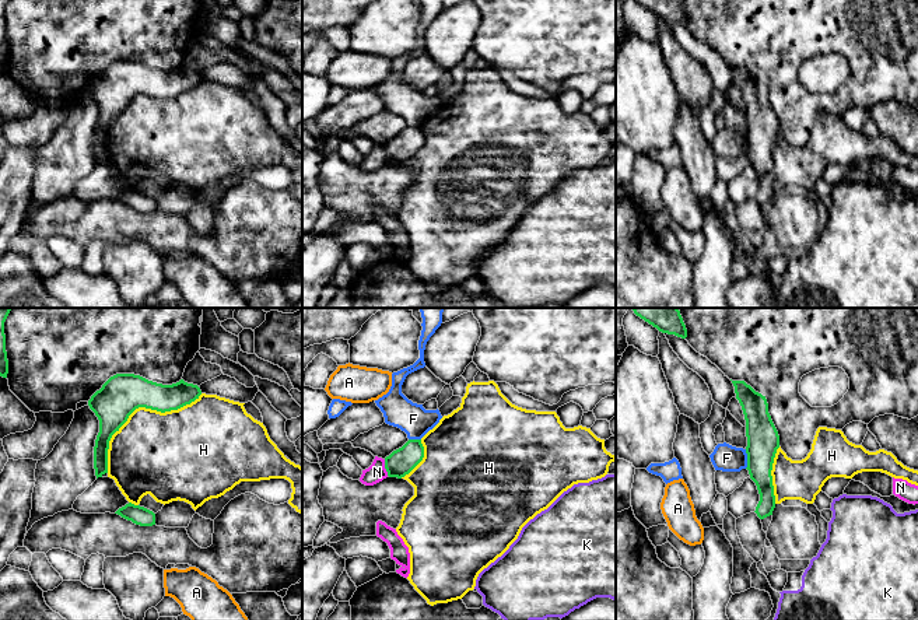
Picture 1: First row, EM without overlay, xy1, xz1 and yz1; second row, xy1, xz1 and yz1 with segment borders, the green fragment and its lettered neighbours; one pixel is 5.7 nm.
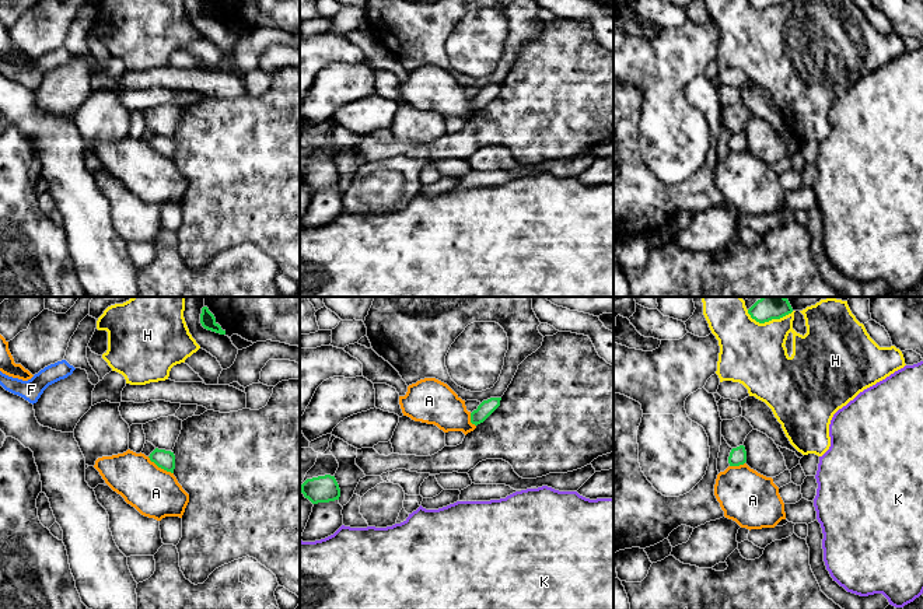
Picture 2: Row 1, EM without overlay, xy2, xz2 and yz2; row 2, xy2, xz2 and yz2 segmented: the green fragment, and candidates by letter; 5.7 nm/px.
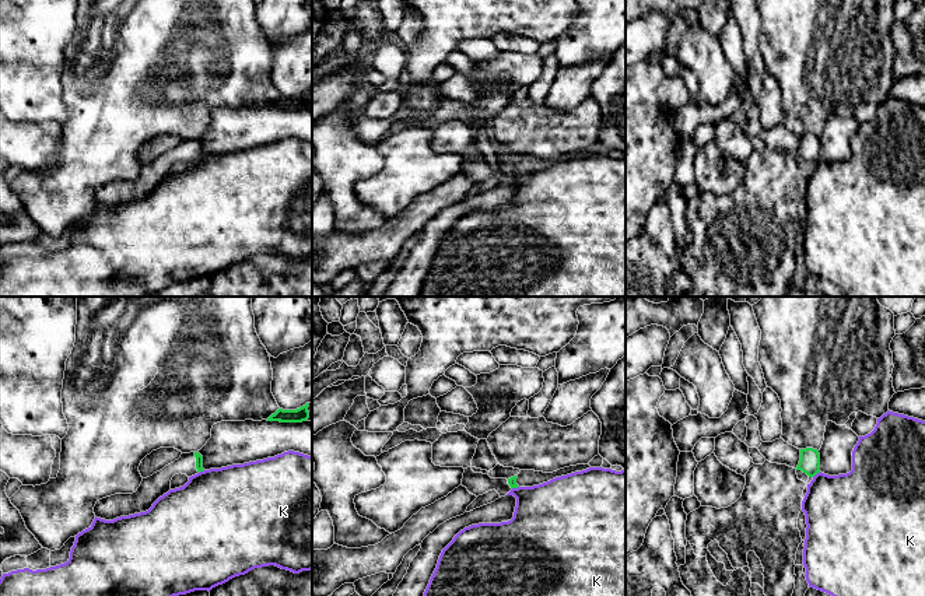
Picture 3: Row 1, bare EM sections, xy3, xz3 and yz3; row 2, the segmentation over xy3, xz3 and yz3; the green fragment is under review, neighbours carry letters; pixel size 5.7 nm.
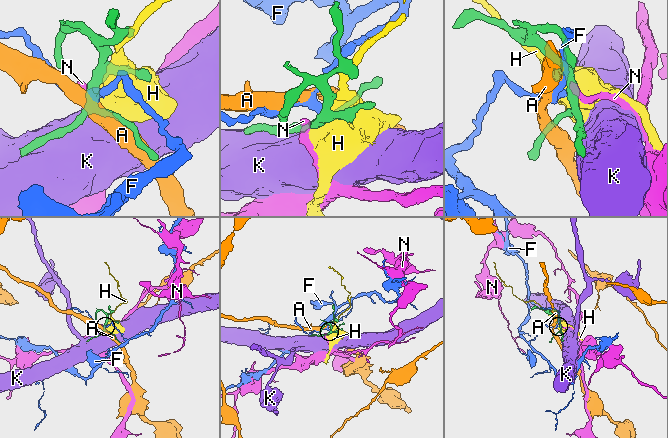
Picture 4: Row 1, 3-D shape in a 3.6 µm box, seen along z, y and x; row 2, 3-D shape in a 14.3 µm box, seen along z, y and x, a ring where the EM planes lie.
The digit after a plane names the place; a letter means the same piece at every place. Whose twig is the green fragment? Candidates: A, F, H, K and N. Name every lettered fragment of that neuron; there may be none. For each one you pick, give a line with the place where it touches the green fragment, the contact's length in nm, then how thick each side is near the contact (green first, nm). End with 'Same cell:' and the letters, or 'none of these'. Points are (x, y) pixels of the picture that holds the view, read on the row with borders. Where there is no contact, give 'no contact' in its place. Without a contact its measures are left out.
Same cell: none of these

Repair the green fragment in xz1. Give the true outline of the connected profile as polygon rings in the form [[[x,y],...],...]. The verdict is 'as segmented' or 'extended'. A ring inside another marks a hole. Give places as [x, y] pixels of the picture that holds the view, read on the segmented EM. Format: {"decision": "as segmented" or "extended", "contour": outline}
{"decision": "as segmented", "contour": [[[409,439],[402,448],[385,458],[389,477],[402,479],[409,474],[424,458],[421,439]]]}

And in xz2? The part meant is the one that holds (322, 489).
{"decision": "as segmented", "contour": [[[331,475],[307,479],[301,484],[301,493],[312,504],[329,503],[329,501],[339,500],[340,497],[339,484],[335,476]]]}

